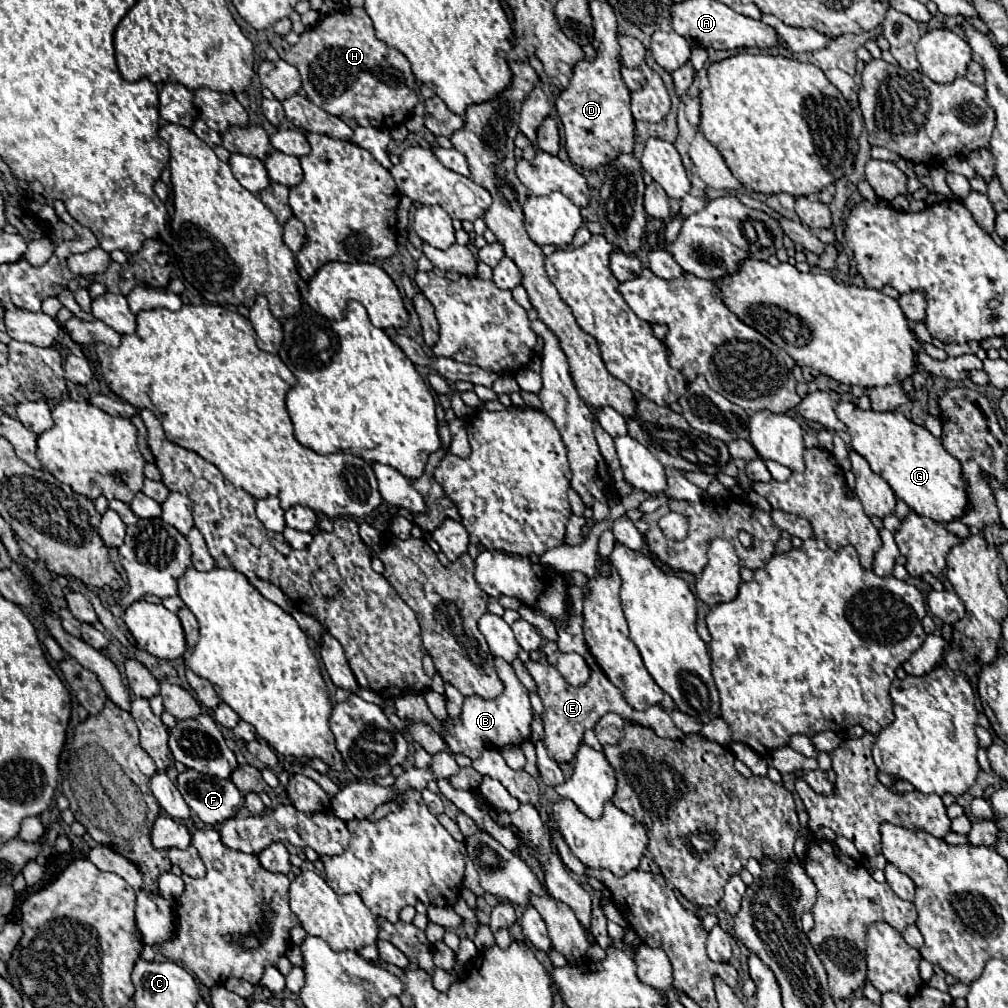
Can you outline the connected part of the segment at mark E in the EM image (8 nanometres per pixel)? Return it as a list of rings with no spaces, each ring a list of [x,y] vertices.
[[[529,660],[525,664],[525,670],[531,674],[531,678],[537,684],[537,694],[543,700],[545,712],[543,712],[543,724],[545,724],[545,746],[547,752],[551,754],[551,758],[555,762],[571,762],[581,746],[583,740],[583,732],[587,728],[595,728],[595,724],[599,722],[599,718],[607,712],[617,712],[623,720],[631,720],[631,722],[639,722],[643,726],[649,726],[655,730],[657,736],[661,738],[673,738],[673,740],[683,740],[685,734],[675,726],[673,718],[669,716],[669,712],[665,712],[661,706],[651,706],[645,712],[637,712],[635,708],[631,708],[627,704],[627,700],[623,698],[621,690],[617,686],[613,686],[609,682],[609,678],[601,672],[601,670],[593,670],[591,678],[587,684],[583,686],[571,686],[565,682],[565,678],[559,674],[559,670],[547,662],[533,662]]]

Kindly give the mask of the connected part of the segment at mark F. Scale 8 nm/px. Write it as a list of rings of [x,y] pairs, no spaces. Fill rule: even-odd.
[[[185,770],[177,776],[177,790],[189,808],[205,824],[221,824],[233,818],[243,806],[243,794],[231,780],[221,780],[197,770]]]

